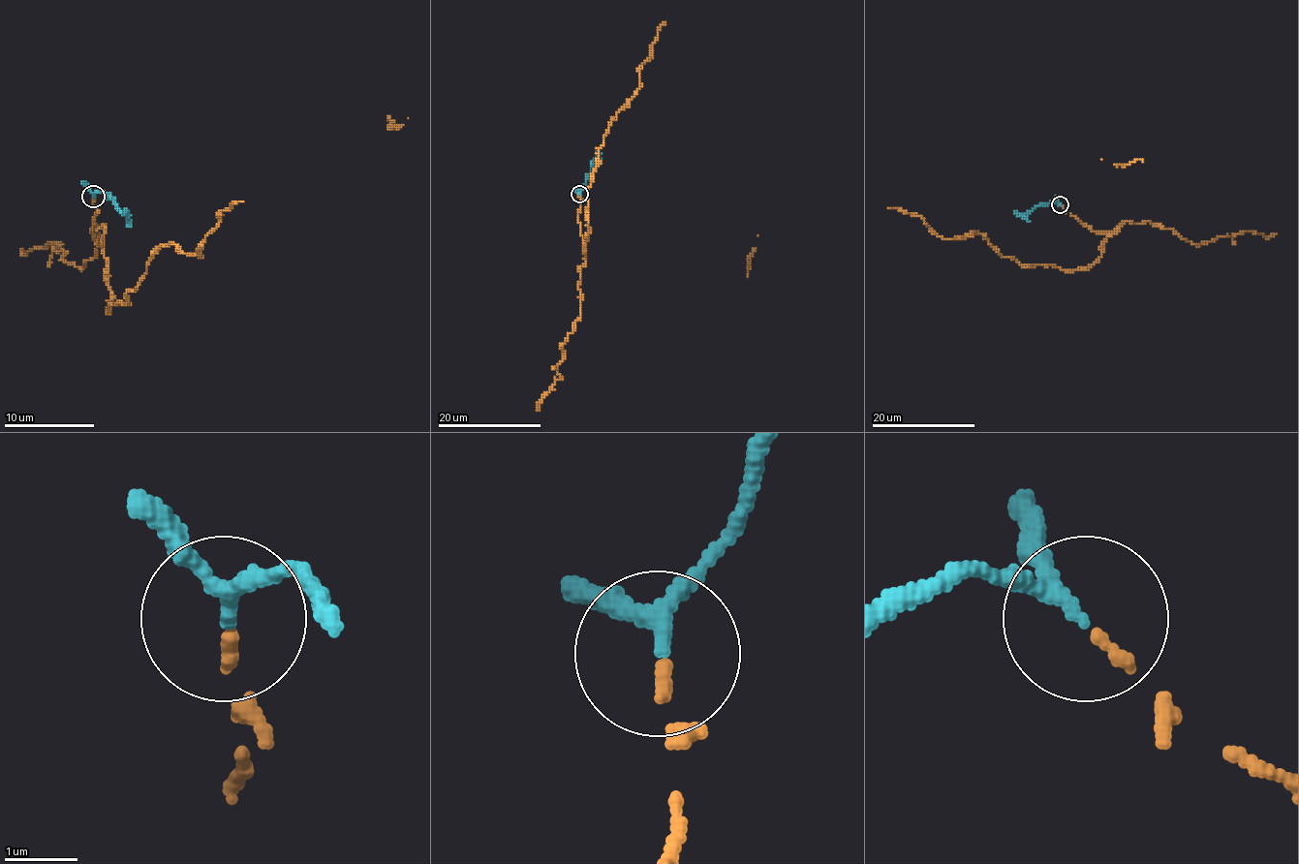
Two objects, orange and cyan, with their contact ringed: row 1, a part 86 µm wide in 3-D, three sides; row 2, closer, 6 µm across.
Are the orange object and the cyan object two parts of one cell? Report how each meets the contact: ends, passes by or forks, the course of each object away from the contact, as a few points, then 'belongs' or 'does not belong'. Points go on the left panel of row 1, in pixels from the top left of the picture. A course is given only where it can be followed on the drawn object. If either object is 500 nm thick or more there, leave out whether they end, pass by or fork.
orange ends | cyan passes by | orange via (95, 197), (108, 314), (112, 303), (126, 303), (160, 246), (201, 258), (199, 244), (219, 213), (243, 201) | cyan via (92, 197), (102, 190), (131, 227) | belongs

